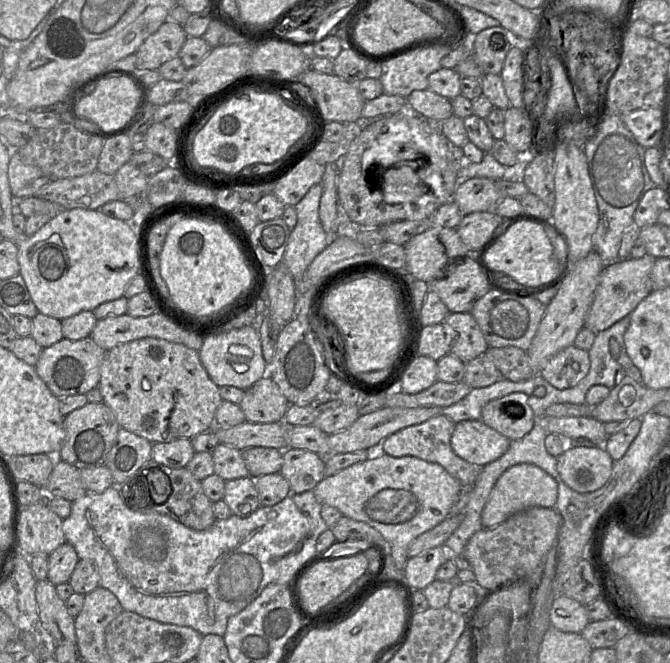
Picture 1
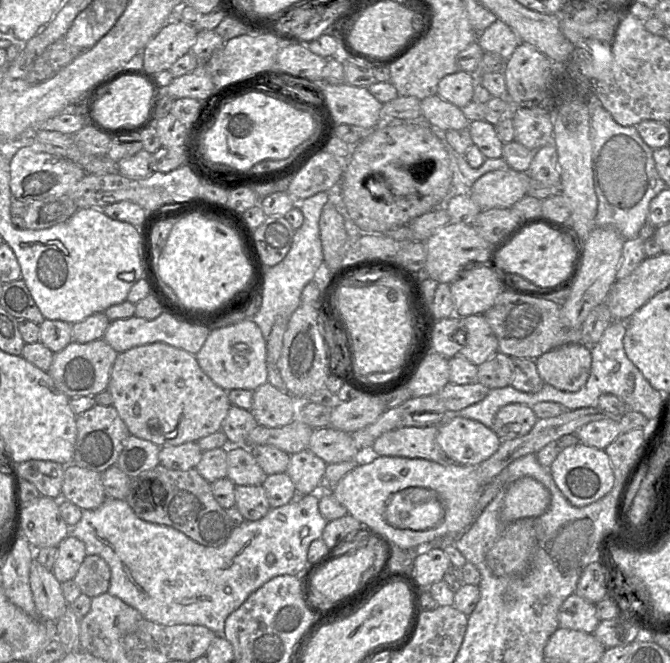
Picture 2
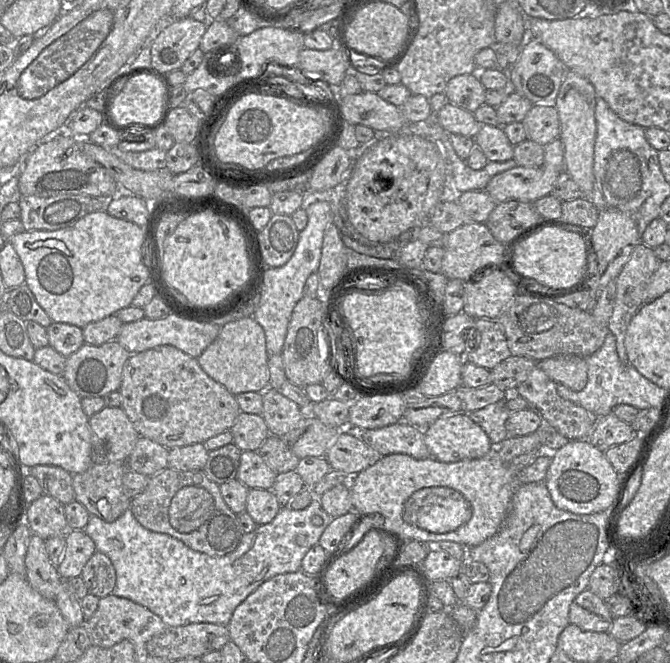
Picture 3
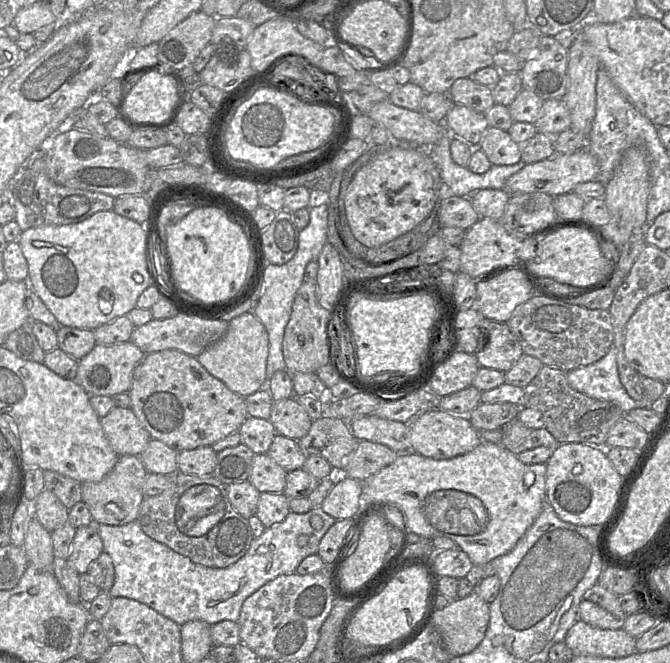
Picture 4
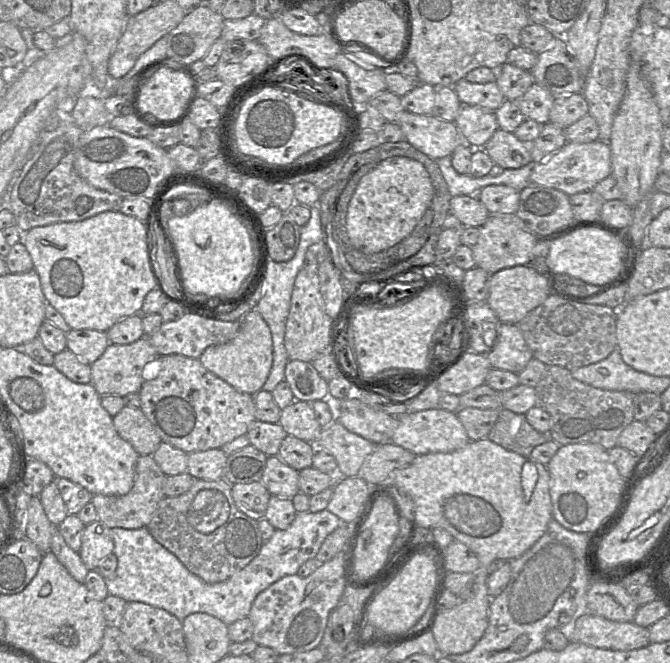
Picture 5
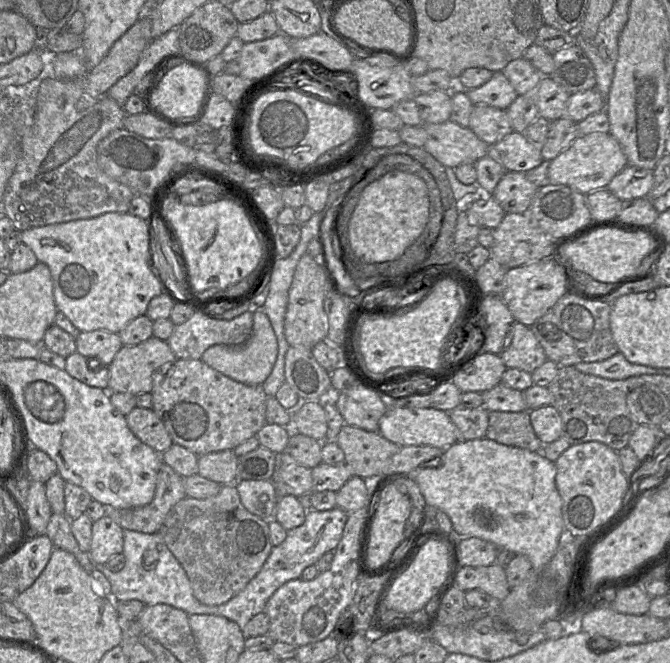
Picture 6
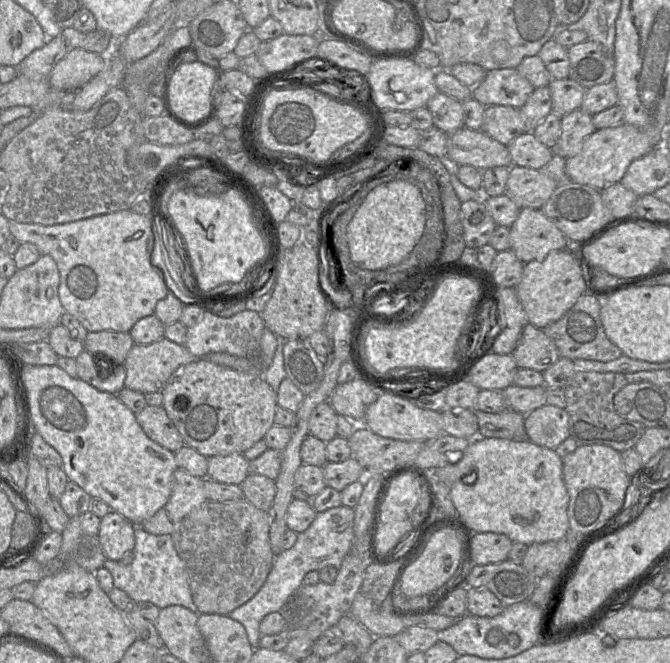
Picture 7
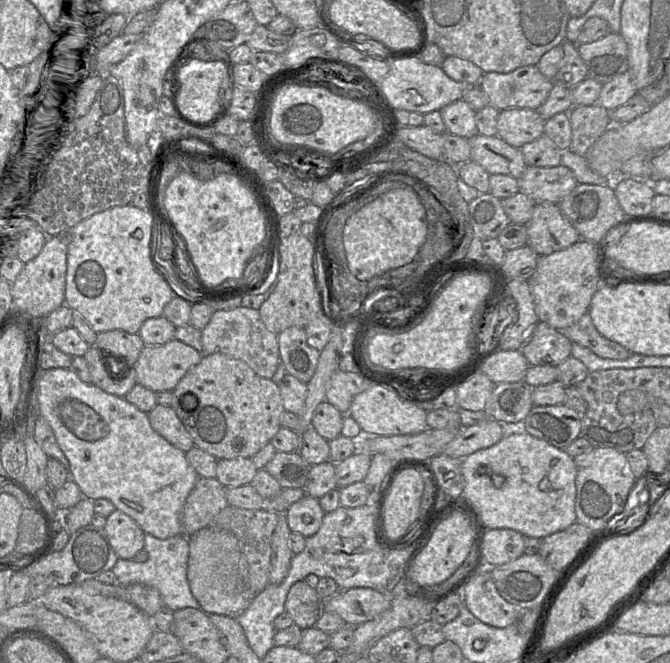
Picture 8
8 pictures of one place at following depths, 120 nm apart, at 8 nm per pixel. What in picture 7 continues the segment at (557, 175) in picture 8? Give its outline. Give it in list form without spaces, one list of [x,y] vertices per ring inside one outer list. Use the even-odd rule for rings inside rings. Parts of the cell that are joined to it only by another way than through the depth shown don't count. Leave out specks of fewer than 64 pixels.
[[[512,165],[505,194],[520,208],[541,209],[558,183],[543,170]]]

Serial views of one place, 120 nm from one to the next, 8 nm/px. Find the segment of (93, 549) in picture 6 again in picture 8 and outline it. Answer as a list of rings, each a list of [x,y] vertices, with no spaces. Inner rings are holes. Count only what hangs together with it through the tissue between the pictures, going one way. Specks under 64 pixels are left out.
[[[115,509],[106,519],[104,530],[118,558],[132,558],[144,549],[145,532],[134,519]]]

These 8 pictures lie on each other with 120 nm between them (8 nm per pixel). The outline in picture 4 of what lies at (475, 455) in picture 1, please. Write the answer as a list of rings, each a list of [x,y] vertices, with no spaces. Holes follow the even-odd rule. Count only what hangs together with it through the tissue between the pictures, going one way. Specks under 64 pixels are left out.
[[[440,409],[421,413],[410,423],[410,450],[436,460],[450,459],[466,454],[482,441],[467,415],[452,414]]]

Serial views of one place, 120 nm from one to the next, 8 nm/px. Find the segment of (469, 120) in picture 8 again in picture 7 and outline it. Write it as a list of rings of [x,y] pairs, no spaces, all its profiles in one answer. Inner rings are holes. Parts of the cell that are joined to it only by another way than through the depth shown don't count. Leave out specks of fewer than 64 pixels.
[[[438,92],[426,106],[433,116],[434,127],[452,134],[464,126],[462,102]]]

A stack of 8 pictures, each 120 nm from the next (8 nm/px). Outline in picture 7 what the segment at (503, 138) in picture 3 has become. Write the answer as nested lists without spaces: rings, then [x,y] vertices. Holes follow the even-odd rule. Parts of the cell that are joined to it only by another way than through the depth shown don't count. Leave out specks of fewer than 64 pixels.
[[[532,131],[519,135],[507,147],[513,165],[533,169],[544,168],[554,155],[550,148],[534,136]]]

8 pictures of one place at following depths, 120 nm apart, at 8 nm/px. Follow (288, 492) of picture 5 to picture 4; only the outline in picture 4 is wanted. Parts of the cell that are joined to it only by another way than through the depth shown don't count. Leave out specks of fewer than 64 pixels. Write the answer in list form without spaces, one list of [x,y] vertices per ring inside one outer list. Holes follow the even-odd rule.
[[[256,454],[248,481],[260,492],[283,493],[287,471],[270,456]]]

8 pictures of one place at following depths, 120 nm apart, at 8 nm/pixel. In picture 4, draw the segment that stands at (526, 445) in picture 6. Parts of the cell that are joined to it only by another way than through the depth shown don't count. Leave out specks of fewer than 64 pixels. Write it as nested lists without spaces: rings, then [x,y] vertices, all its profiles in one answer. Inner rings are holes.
[[[515,418],[502,427],[501,445],[514,455],[519,455],[537,447],[553,450],[559,443],[545,427],[532,429]]]

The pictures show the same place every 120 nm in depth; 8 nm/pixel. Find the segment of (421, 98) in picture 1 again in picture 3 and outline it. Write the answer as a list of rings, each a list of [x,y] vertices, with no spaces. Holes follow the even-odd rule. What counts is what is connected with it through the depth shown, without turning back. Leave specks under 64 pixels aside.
[[[448,101],[438,111],[437,116],[440,125],[450,135],[475,138],[481,127],[472,112]]]

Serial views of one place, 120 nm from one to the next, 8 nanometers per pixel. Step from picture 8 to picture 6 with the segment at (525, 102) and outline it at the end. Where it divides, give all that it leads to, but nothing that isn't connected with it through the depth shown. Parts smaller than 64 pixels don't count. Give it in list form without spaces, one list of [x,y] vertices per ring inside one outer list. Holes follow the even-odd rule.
[[[502,71],[493,72],[488,82],[466,93],[474,105],[490,105],[503,110],[507,110],[518,96]]]

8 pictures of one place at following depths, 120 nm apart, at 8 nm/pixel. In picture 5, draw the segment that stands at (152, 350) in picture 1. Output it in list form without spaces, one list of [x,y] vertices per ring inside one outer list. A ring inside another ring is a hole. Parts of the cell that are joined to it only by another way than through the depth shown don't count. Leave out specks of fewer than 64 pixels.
[[[159,355],[143,369],[141,410],[162,442],[186,453],[221,448],[246,434],[255,418],[254,395],[239,391],[207,370],[199,358]]]

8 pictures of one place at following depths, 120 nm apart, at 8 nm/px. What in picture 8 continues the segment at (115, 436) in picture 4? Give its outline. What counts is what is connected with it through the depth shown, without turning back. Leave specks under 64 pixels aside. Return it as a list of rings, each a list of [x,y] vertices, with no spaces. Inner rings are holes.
[[[157,404],[148,412],[151,427],[183,452],[193,446],[193,440],[171,406]]]

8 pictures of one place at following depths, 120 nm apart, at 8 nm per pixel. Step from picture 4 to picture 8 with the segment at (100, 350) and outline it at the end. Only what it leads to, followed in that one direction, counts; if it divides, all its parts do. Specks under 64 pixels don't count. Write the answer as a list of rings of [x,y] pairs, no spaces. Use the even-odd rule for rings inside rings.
[[[176,338],[161,345],[145,345],[134,365],[136,381],[154,392],[172,391],[202,356],[200,351]]]

